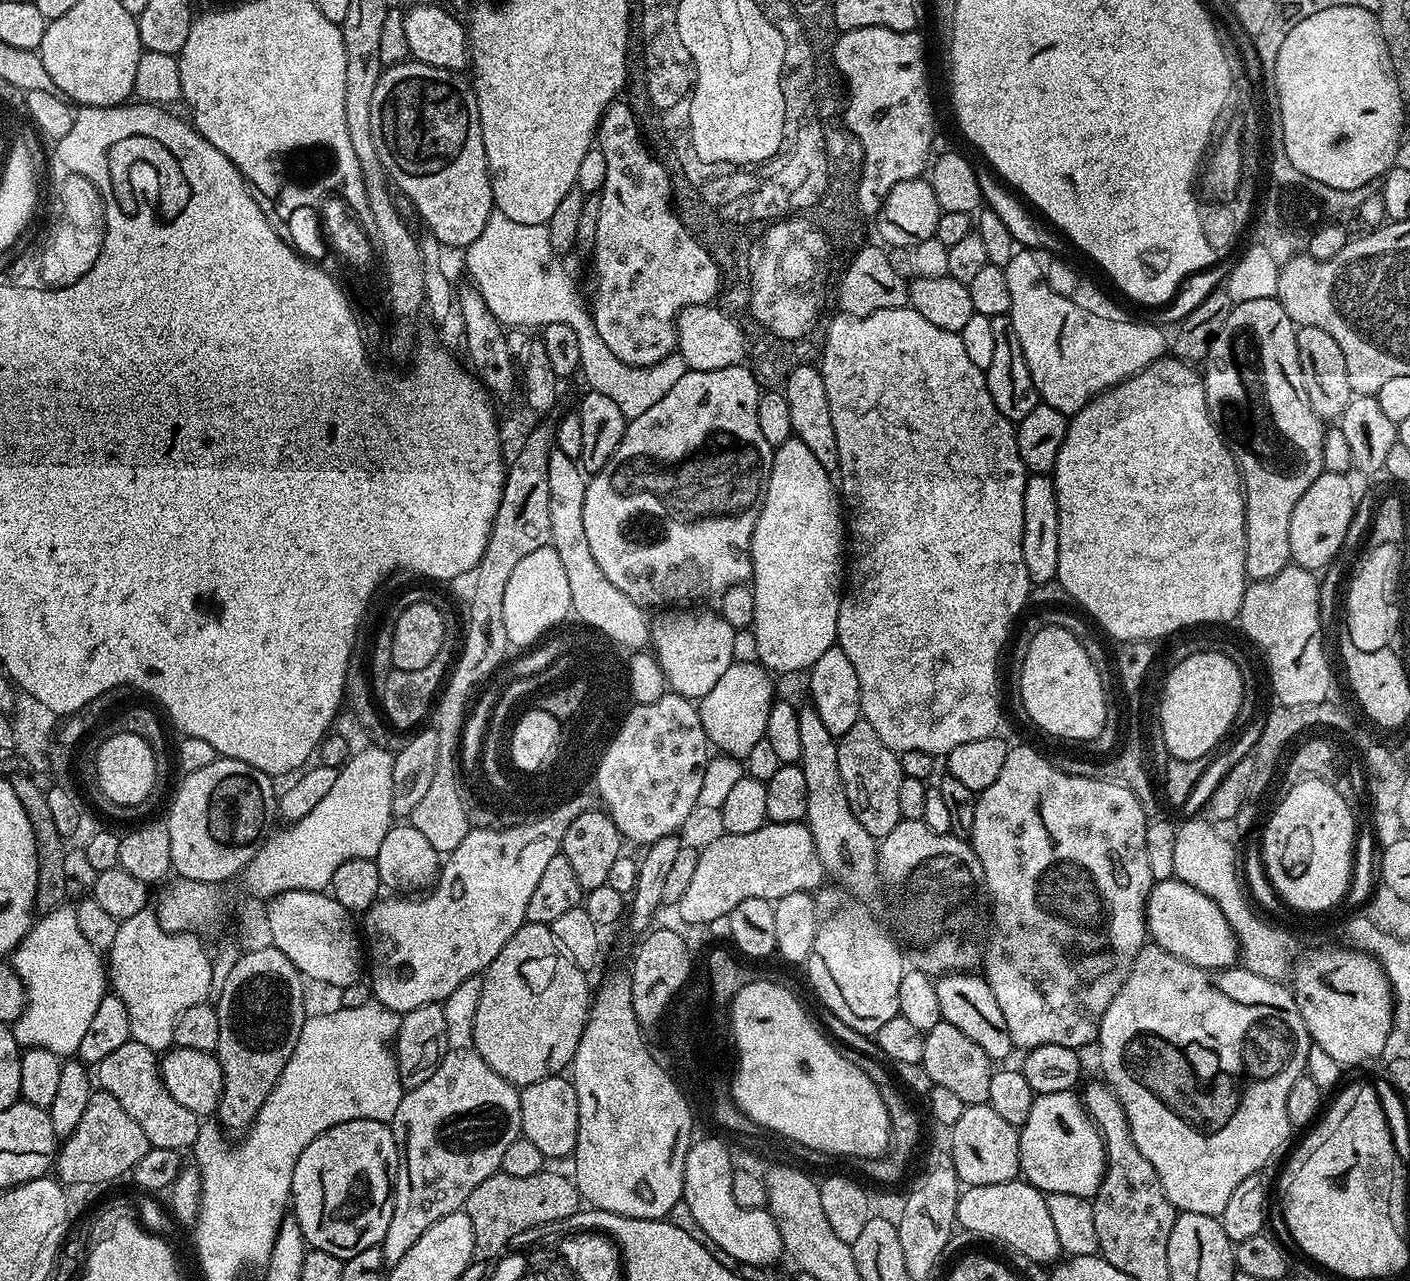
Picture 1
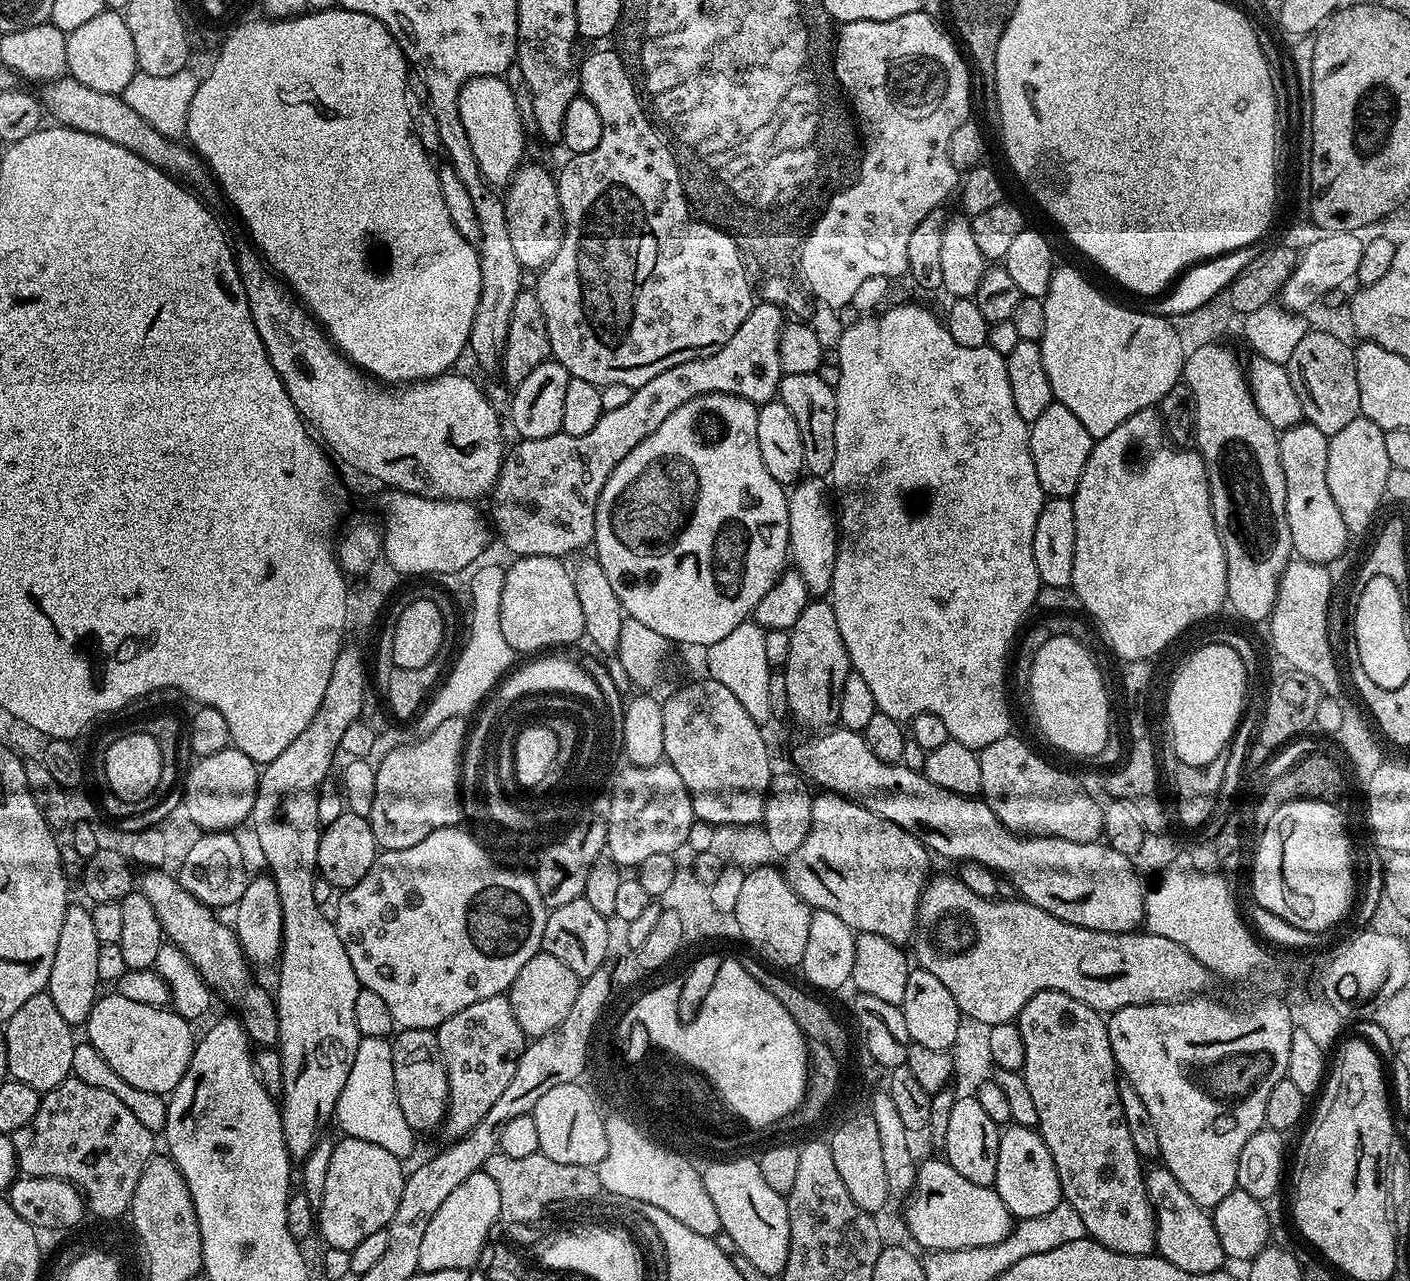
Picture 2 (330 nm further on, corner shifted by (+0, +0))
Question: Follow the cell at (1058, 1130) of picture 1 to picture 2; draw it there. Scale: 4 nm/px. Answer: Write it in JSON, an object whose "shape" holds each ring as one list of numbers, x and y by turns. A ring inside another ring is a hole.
{"shape":[[1012,1124,1001,1131,994,1187,1008,1211,1021,1220,1038,1218,1038,1214,1046,1214,1046,1210,1054,1210,1054,1206,1061,1204,1058,1174,1054,1170,1050,1150,1046,1150,1046,1142,1036,1128]]}

